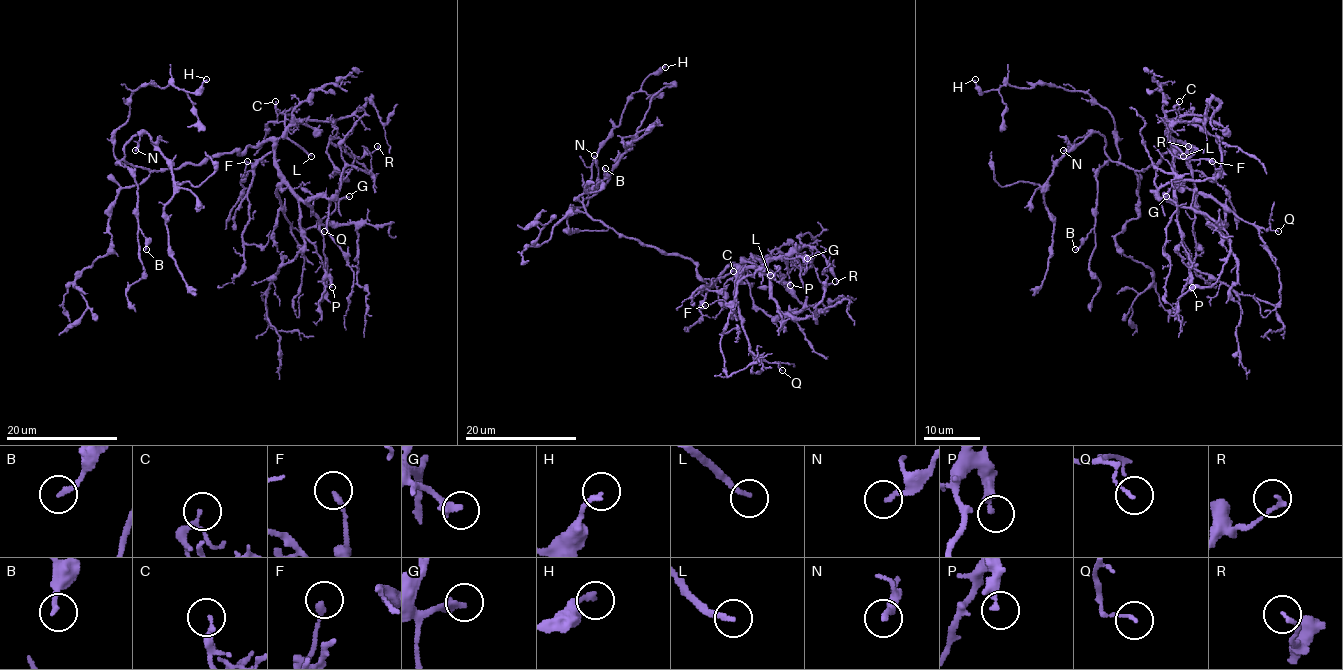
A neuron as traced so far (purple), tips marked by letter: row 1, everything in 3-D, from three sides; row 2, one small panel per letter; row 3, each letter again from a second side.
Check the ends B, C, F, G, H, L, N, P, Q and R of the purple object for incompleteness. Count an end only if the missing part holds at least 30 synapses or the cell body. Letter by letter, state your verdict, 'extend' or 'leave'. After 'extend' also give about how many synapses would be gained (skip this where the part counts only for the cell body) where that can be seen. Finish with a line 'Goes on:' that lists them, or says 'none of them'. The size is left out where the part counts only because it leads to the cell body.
B: leave
C: leave
F: leave
G: extend | 60 syn
H: leave
L: extend
N: leave
P: leave
Q: leave
R: leave
Goes on: G, L

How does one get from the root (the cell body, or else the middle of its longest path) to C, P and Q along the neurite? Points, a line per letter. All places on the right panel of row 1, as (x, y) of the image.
C: (1169, 152), (1184, 153), (1192, 146), (1186, 146), (1170, 135), (1170, 127), (1181, 121), (1174, 107), (1179, 101)
P: (1169, 152), (1184, 153), (1192, 146), (1174, 141), (1177, 226), (1181, 244), (1191, 262), (1192, 287)
Q: (1169, 152), (1184, 153), (1192, 146), (1174, 141), (1179, 181), (1211, 194), (1241, 219), (1278, 231)

